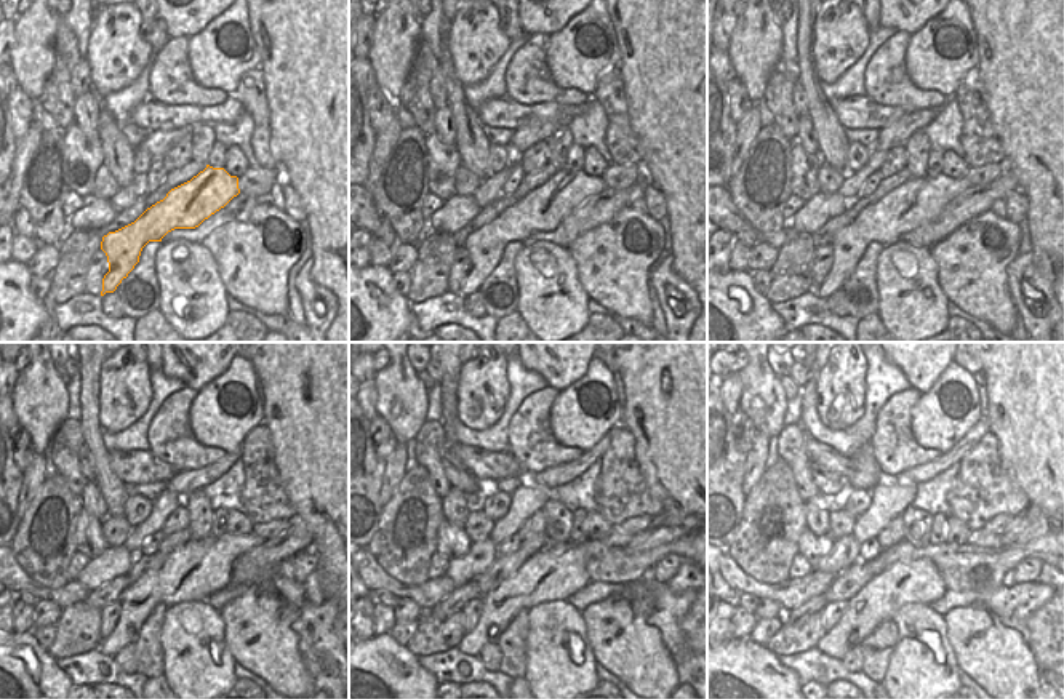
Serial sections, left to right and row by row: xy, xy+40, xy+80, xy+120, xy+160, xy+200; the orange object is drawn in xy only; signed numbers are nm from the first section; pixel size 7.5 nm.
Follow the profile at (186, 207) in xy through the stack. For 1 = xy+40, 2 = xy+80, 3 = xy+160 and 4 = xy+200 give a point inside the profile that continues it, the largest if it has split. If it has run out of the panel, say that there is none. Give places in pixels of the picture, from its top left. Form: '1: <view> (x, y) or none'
1: xy+40 (541, 210)
2: xy+80 (919, 200)
3: xy+160 (556, 571)
4: xy+200 (903, 583)

